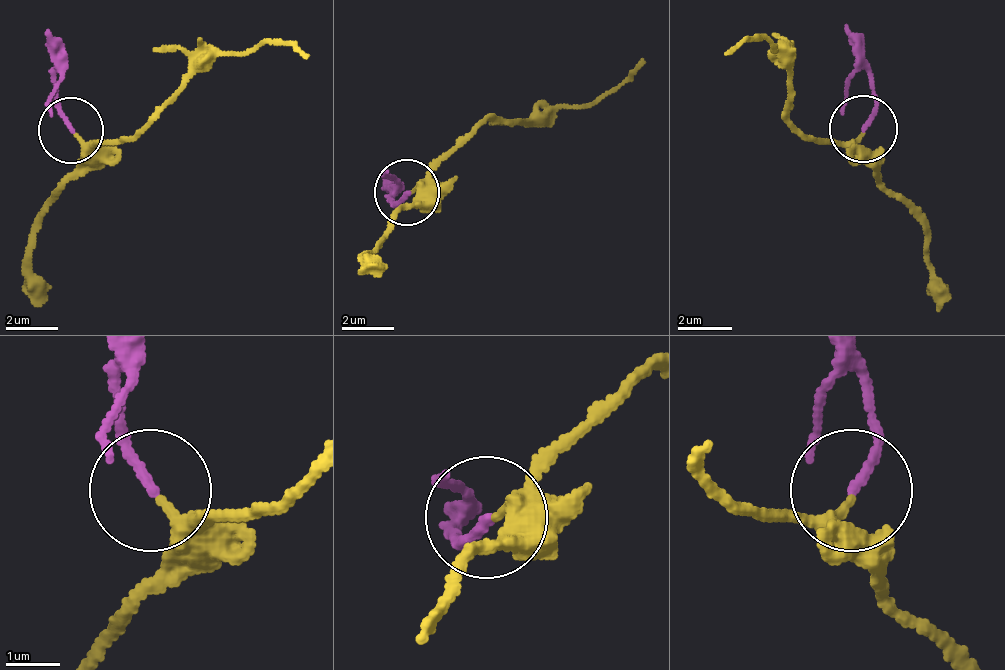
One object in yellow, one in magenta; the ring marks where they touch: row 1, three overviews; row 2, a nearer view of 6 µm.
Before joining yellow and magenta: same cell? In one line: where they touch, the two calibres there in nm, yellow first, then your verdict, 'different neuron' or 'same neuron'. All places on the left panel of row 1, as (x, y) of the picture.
at (71, 130); 170 nm thick on the yellow side, 170 nm on the other; same neuron

